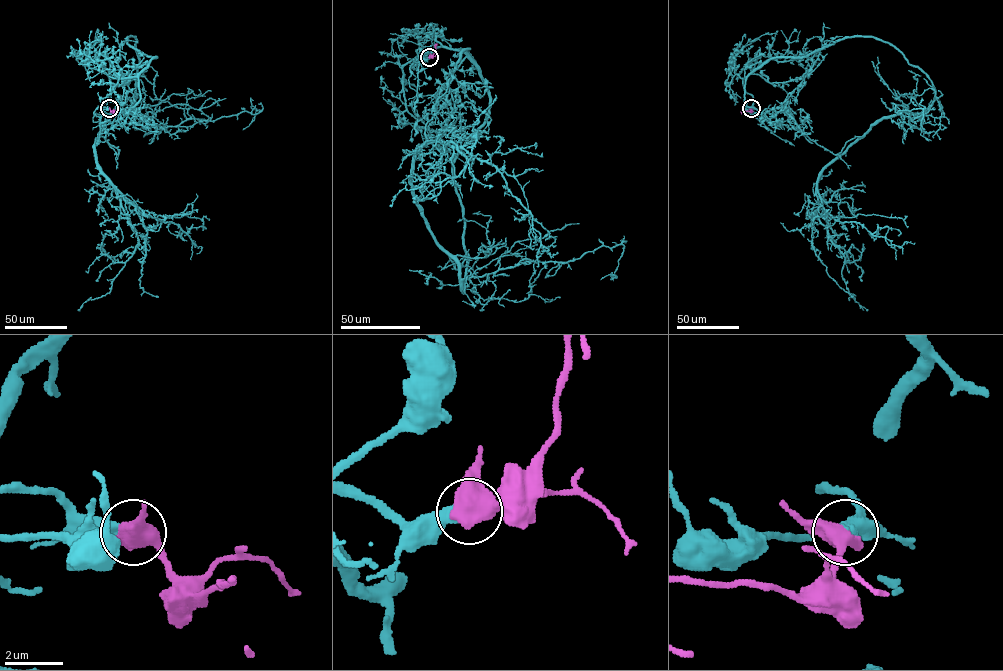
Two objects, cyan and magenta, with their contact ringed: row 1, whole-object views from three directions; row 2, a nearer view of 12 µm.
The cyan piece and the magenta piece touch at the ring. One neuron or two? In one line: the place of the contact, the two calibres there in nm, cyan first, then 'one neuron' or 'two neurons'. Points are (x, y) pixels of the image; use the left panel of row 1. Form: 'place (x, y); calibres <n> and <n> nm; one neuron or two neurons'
place (109, 108); calibres 400 and 600 nm; one neuron

